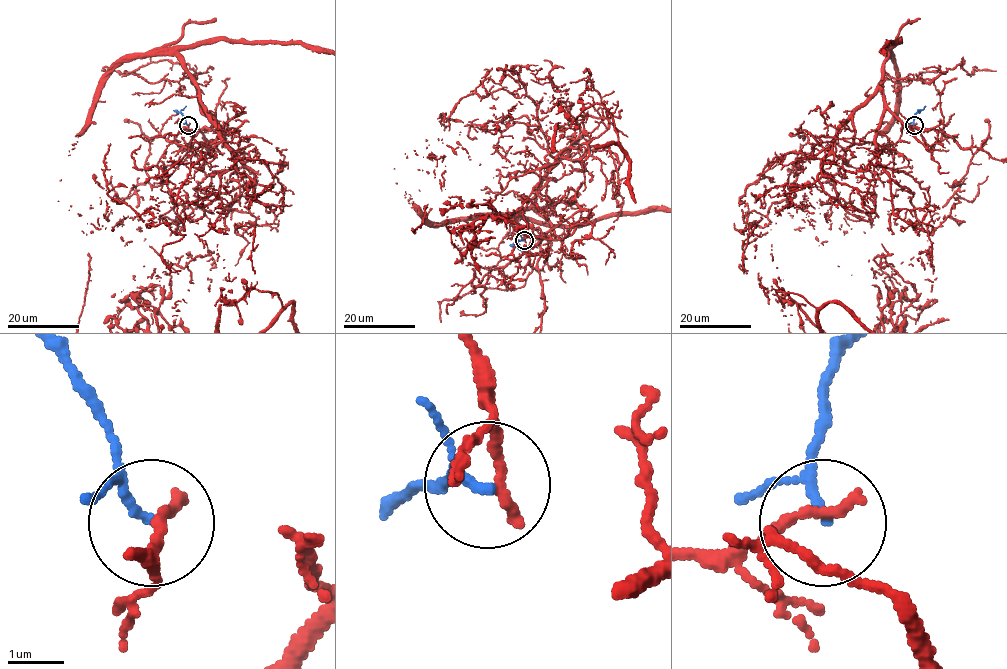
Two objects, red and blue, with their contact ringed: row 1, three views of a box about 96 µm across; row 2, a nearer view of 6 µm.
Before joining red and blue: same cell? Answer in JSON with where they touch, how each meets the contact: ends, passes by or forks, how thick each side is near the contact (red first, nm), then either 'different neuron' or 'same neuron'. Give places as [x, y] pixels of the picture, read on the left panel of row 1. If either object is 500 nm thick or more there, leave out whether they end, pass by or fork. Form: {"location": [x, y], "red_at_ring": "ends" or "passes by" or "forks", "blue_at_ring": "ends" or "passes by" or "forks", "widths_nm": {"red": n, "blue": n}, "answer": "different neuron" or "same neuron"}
{"location": [188, 125], "red_at_ring": "ends", "blue_at_ring": "passes by", "widths_nm": {"red": 240, "blue": 120}, "answer": "different neuron"}

